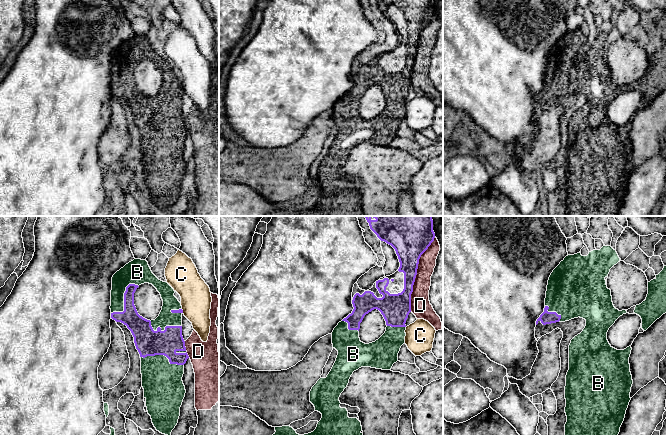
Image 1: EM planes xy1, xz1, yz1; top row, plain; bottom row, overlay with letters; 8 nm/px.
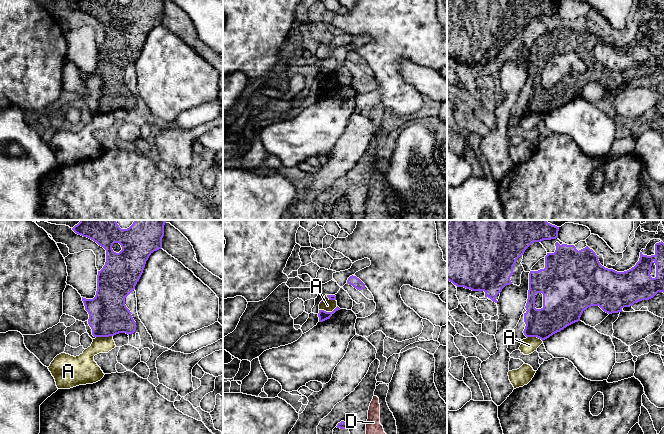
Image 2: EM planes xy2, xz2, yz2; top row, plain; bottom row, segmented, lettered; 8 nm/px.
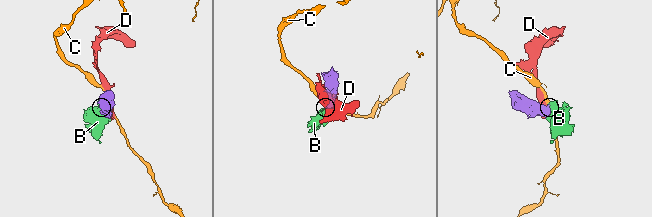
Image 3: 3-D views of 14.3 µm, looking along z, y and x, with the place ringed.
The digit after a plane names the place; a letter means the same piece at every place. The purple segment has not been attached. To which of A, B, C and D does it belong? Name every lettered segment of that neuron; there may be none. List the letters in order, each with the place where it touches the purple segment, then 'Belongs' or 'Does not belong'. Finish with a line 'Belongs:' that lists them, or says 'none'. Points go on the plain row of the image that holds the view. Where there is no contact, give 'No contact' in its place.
A: Touches purple at xz2 (328, 88). Does not belong
B: Touches purple at xy1 (124, 75). Belongs
C: Touches purple at xy1 (182, 87). Does not belong
D: Touches purple at xz1 (416, 50). Does not belong
Belongs: B

